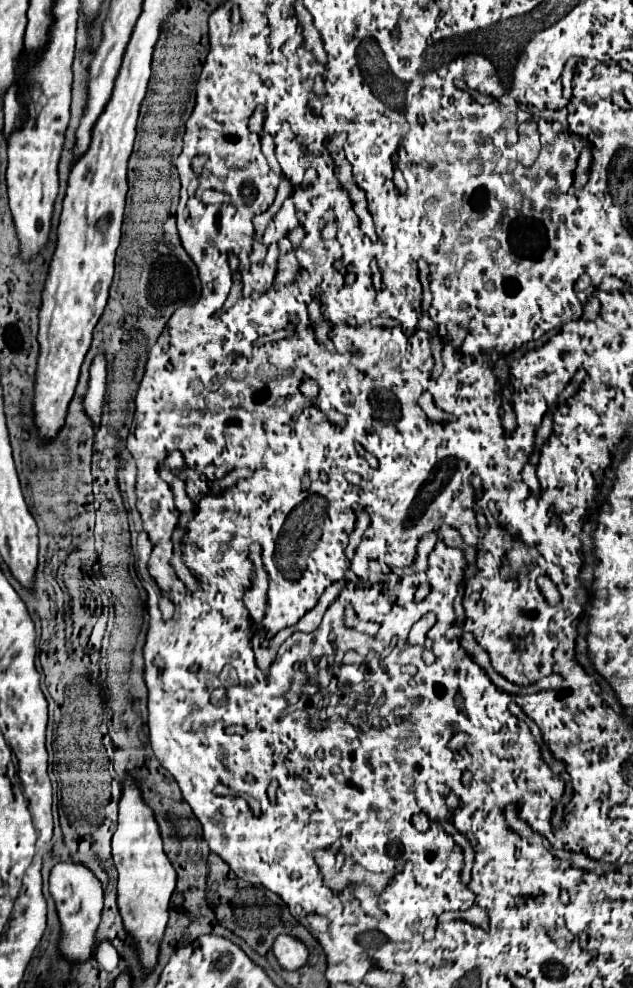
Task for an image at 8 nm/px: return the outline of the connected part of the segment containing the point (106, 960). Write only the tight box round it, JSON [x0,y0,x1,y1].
[96,942,116,972]

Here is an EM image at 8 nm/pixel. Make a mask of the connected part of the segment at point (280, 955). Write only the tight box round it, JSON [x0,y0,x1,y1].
[272,934,308,970]

